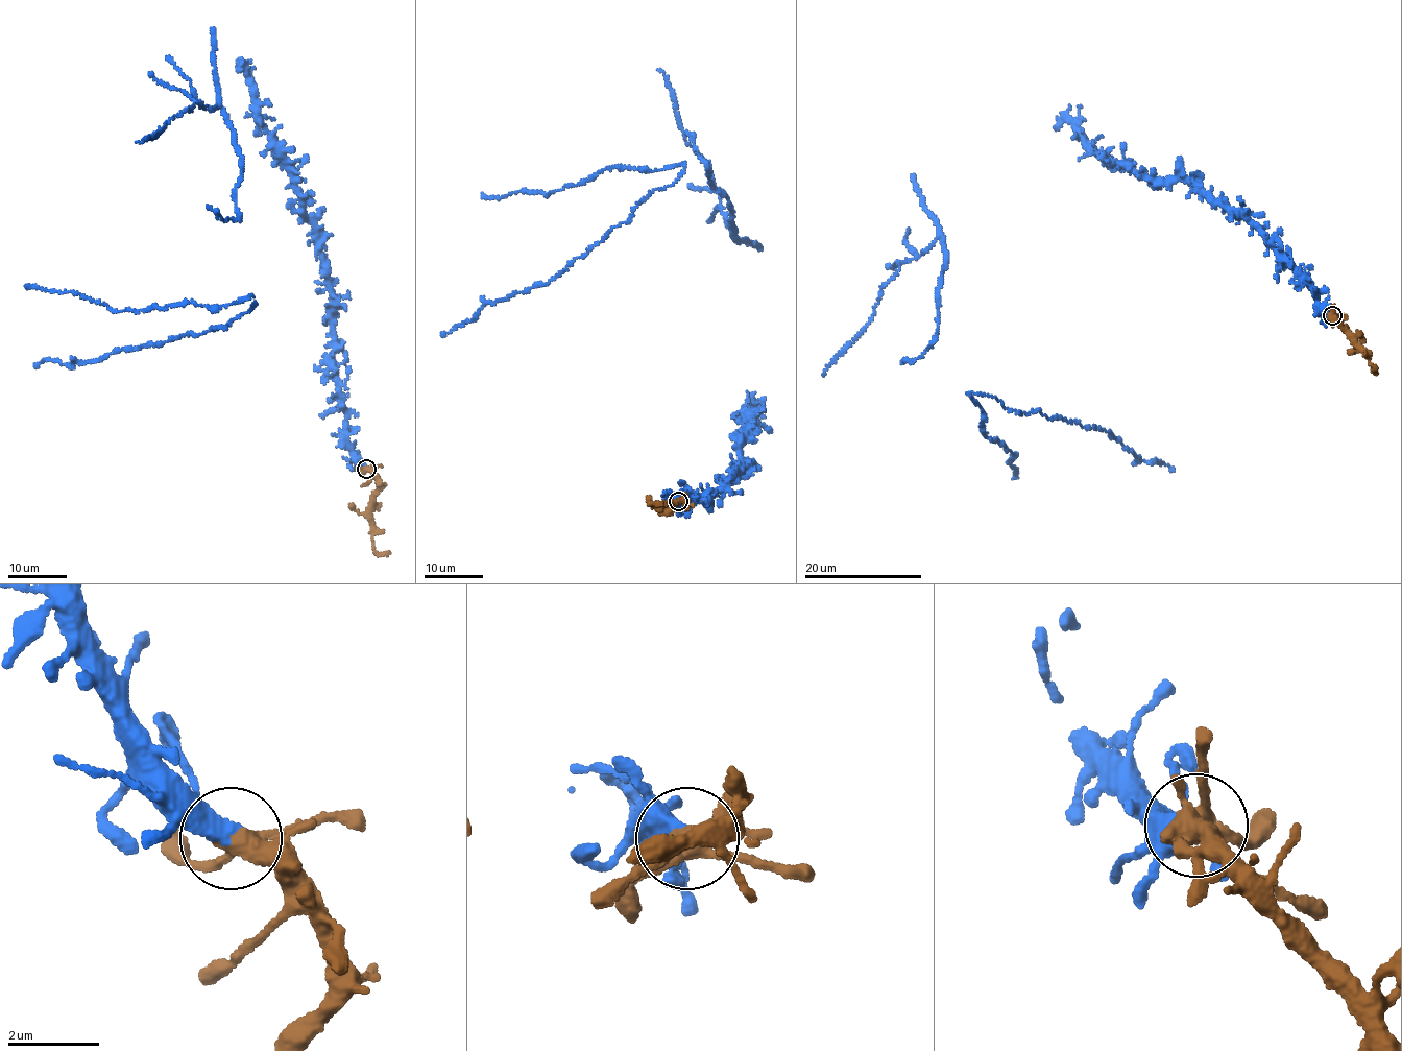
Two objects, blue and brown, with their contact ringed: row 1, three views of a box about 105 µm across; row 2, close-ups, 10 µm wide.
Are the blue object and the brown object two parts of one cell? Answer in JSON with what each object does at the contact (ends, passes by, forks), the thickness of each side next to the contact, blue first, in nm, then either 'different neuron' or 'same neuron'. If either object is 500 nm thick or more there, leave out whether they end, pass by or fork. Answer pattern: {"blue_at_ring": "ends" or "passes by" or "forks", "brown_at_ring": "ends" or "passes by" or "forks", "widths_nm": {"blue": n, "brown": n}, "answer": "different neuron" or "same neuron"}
{"blue_at_ring": "forks", "brown_at_ring": "forks", "widths_nm": {"blue": 280, "brown": 320}, "answer": "same neuron"}

